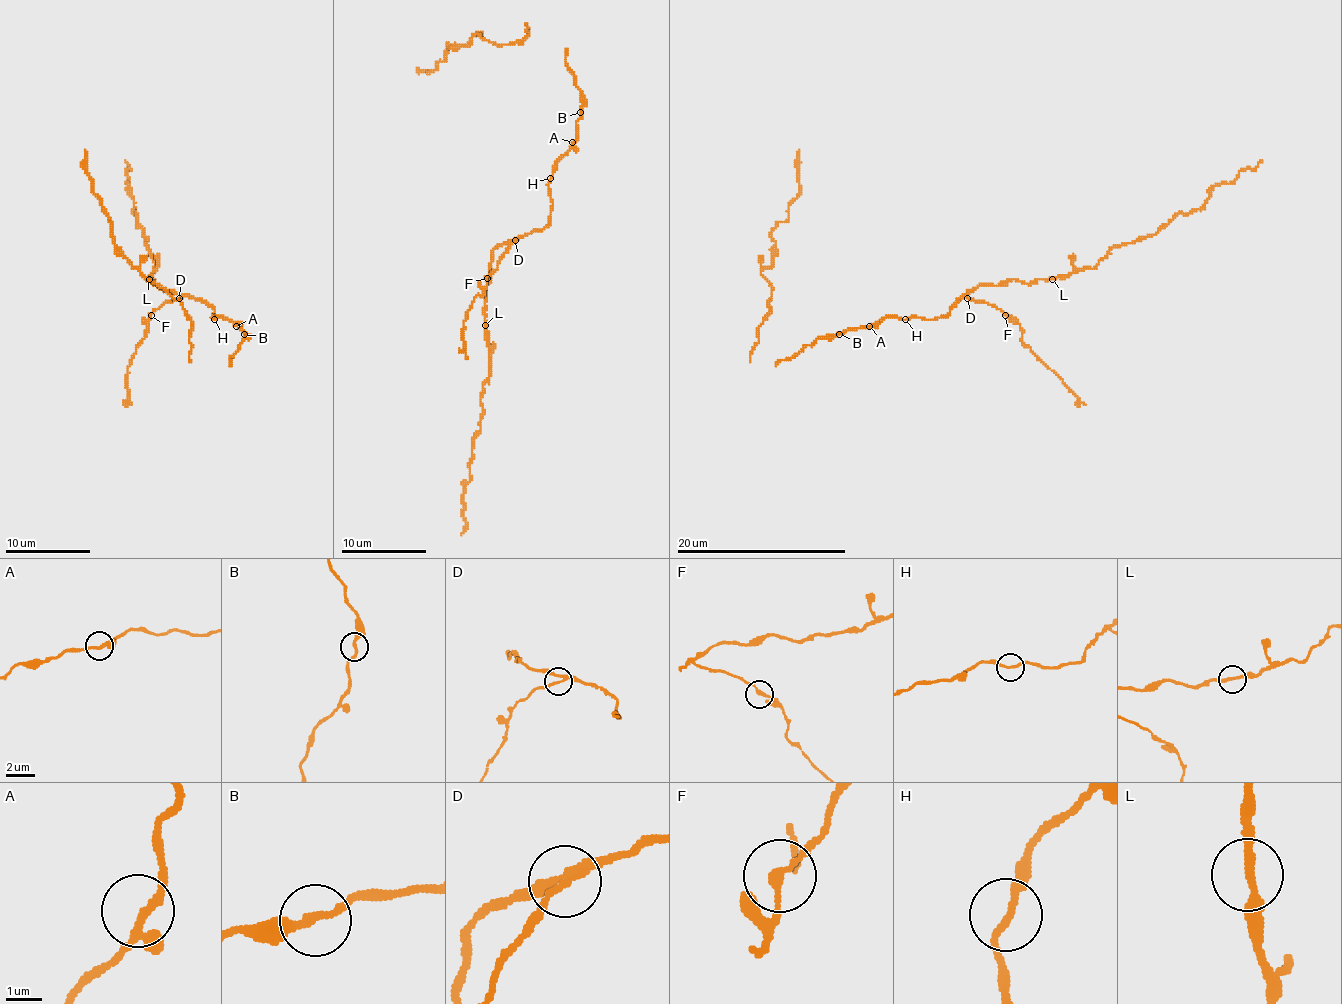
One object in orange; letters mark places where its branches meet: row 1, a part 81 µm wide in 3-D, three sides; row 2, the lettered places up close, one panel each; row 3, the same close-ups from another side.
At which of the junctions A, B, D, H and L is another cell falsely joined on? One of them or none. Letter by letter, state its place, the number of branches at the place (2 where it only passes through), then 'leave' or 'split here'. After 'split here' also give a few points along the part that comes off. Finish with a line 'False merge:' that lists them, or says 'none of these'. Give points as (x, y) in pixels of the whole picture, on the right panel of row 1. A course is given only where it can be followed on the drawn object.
A: (869, 326) | 3 | leave
B: (839, 334) | 2 | leave
D: (967, 298) | 3 | split here | (967, 298), (984, 300), (1009, 315), (1020, 326), (1022, 341), (1086, 404)
H: (905, 319) | 2 | leave
L: (1052, 279) | 2 | leave
False merge: D

